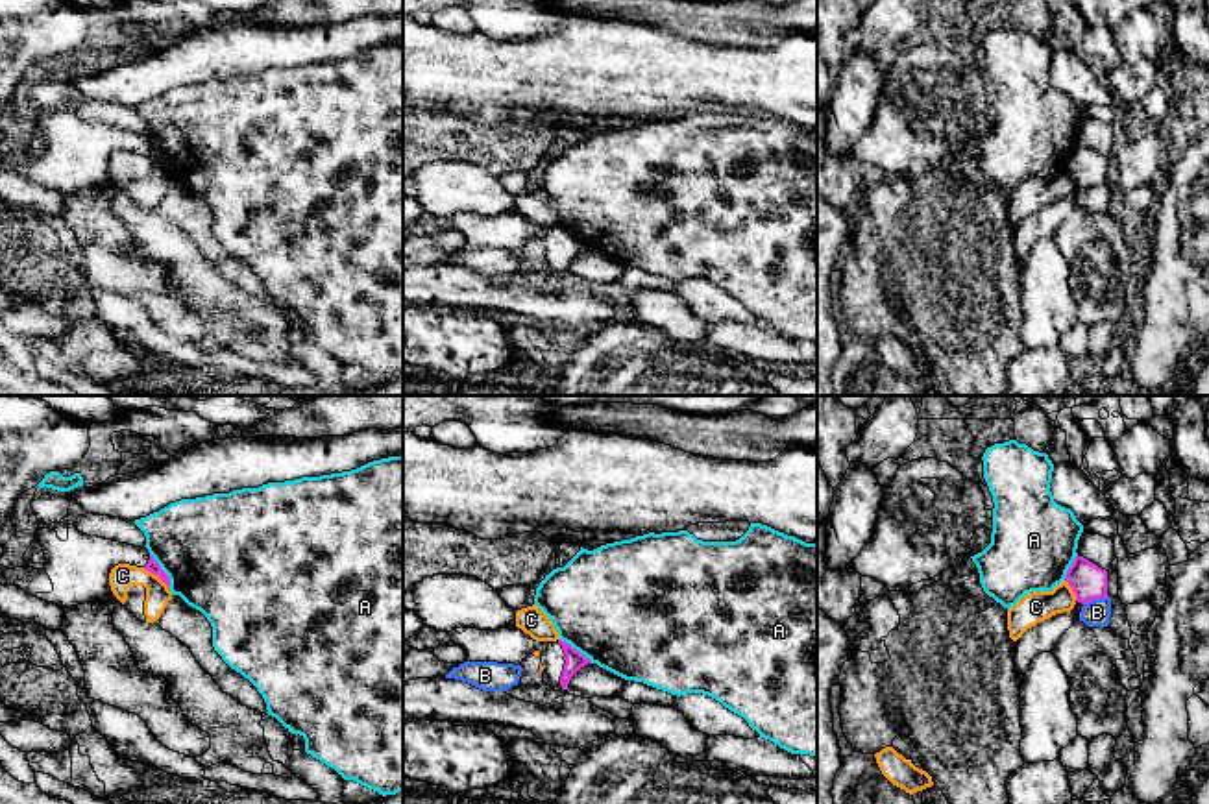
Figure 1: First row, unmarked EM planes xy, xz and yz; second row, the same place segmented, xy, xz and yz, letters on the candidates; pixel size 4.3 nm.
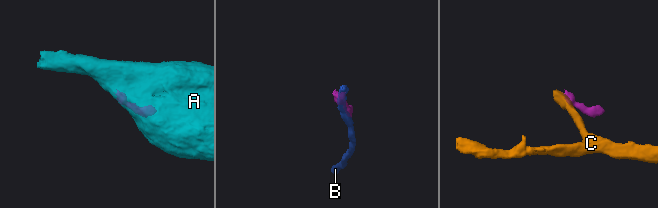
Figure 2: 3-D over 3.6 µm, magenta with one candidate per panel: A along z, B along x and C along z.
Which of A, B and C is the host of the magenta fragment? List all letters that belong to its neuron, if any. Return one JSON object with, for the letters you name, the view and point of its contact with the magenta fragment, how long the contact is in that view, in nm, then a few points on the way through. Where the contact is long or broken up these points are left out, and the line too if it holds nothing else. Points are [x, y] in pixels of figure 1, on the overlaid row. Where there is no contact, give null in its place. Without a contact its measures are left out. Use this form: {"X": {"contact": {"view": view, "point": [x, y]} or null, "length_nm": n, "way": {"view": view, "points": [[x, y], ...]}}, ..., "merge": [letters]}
{"merge": []}

